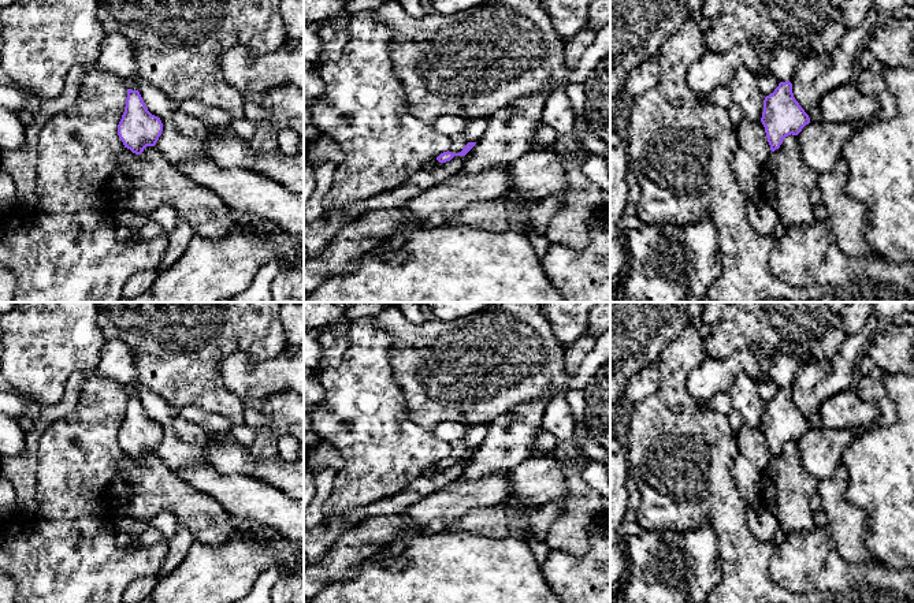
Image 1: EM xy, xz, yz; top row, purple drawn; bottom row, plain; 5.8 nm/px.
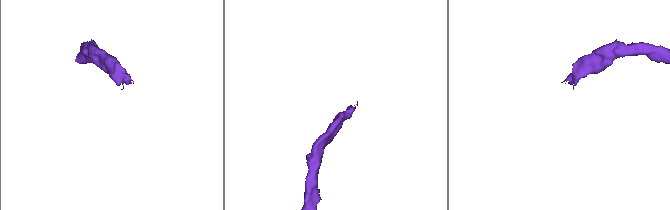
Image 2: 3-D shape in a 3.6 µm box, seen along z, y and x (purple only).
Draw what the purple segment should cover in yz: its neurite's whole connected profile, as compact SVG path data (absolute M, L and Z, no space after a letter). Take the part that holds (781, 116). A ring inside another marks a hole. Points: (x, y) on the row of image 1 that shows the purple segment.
M780 82L763 100L761 122L765 127L770 150L774 152L788 135L798 135L810 123L809 115L795 100L792 83Z

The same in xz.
M479 116L468 119L464 130L450 137L452 146L447 152L441 153L436 160L439 163L450 161L454 156L465 156L475 144L483 137L490 116Z

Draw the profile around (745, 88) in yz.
M740 67L727 85L732 94L732 103L736 104L748 120L761 120L763 112L763 94L759 86L759 78L746 67Z

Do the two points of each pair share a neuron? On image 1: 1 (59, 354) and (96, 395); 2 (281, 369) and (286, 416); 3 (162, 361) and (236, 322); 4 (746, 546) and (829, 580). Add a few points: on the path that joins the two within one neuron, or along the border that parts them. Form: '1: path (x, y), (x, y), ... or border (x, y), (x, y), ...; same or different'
1: border (96, 368), (88, 372); different
2: border (289, 389), (271, 393), (263, 399); different
3: path (179, 343), (197, 326), (218, 326); same
4: border (773, 546), (769, 576), (781, 585); different

